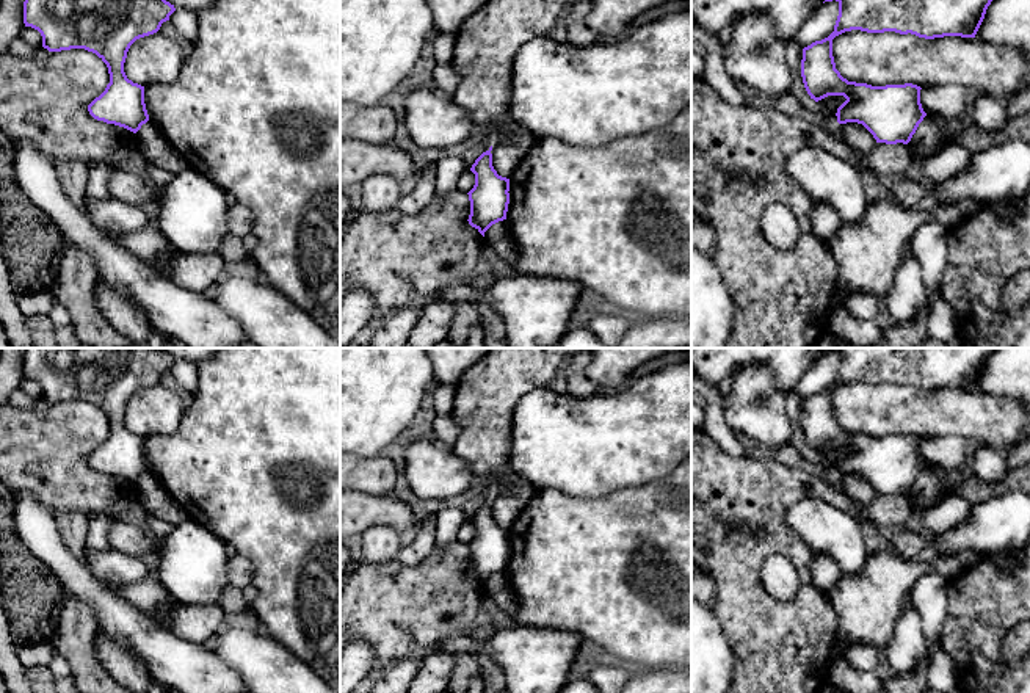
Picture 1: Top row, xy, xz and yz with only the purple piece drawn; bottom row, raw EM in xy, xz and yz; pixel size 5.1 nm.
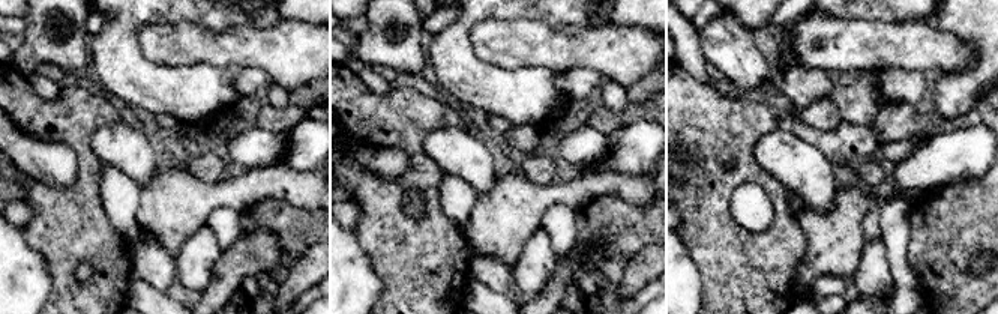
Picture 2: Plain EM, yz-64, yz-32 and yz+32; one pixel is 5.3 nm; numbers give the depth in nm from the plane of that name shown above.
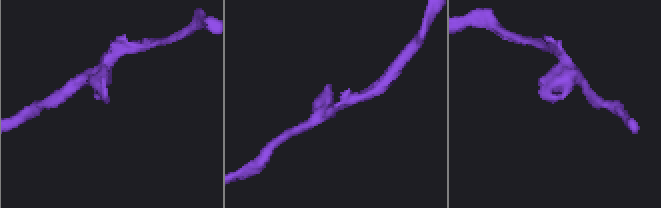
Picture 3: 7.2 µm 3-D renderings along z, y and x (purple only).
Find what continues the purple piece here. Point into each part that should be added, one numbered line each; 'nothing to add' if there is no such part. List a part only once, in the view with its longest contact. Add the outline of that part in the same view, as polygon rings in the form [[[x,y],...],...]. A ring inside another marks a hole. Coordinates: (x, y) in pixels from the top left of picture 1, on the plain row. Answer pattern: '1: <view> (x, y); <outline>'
nothing to add

